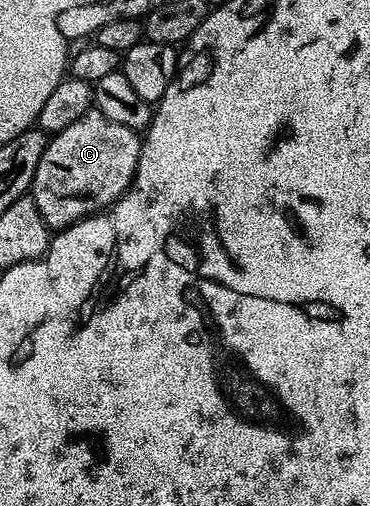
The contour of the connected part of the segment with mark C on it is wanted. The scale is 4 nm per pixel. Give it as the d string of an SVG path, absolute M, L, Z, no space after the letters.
M90 122L69 123L47 142L44 157L40 157L32 191L52 229L71 227L79 219L106 210L122 198L138 168L142 152L139 132L119 123Z

